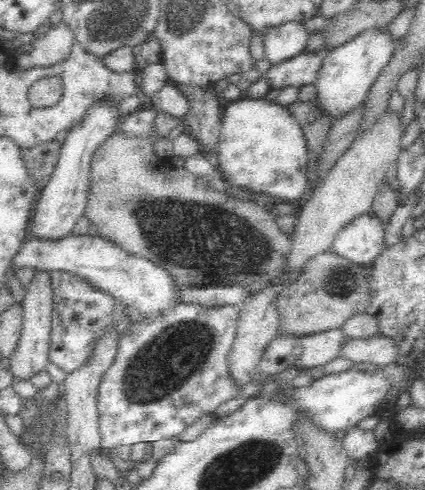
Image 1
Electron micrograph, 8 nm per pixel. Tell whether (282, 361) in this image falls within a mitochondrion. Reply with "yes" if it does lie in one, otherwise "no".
no

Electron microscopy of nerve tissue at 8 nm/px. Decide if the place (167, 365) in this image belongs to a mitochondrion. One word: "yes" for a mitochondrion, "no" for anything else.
yes

